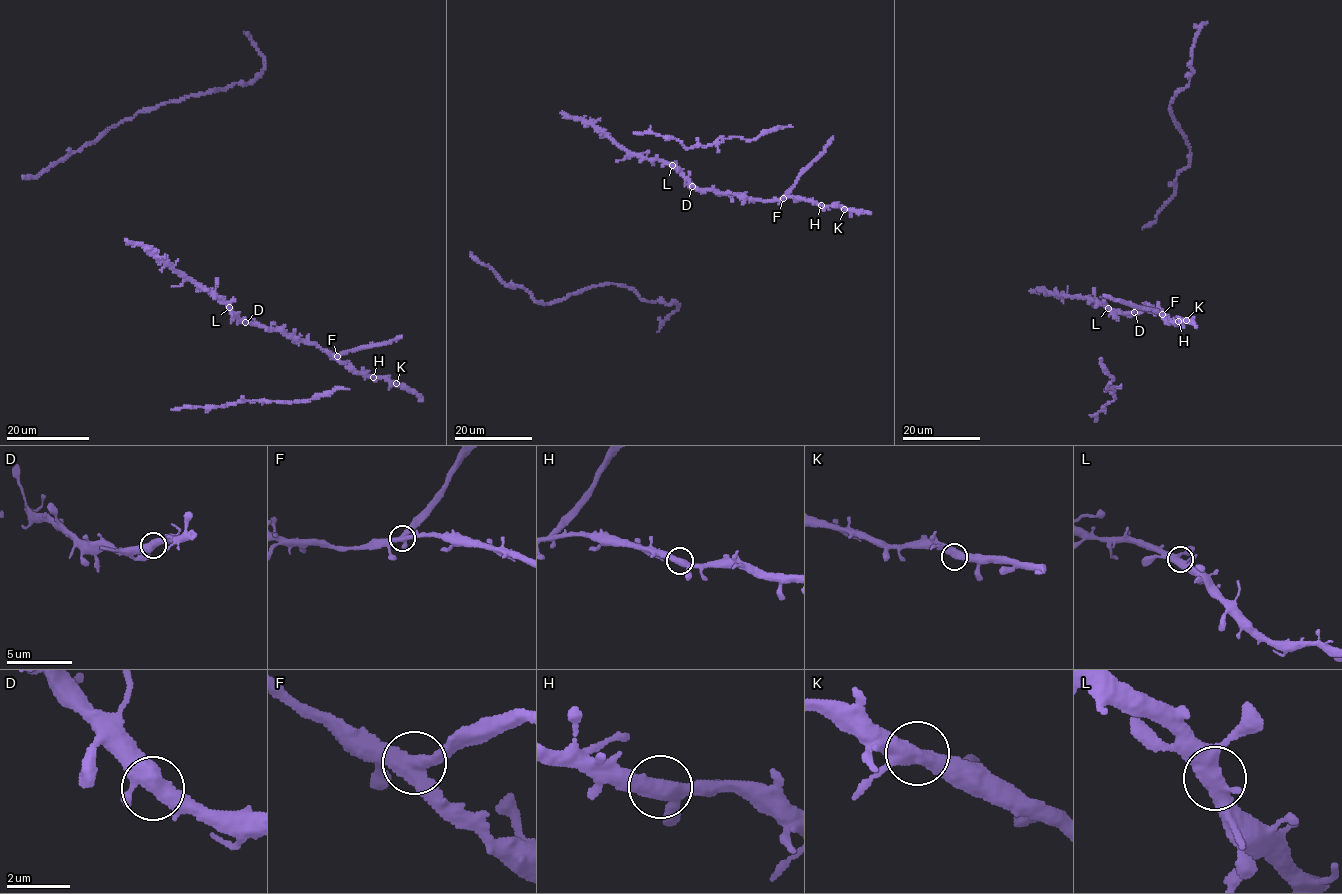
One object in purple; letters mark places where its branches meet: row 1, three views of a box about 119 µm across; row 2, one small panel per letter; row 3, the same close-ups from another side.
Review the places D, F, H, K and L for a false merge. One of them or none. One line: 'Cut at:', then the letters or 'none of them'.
Cut at: F

